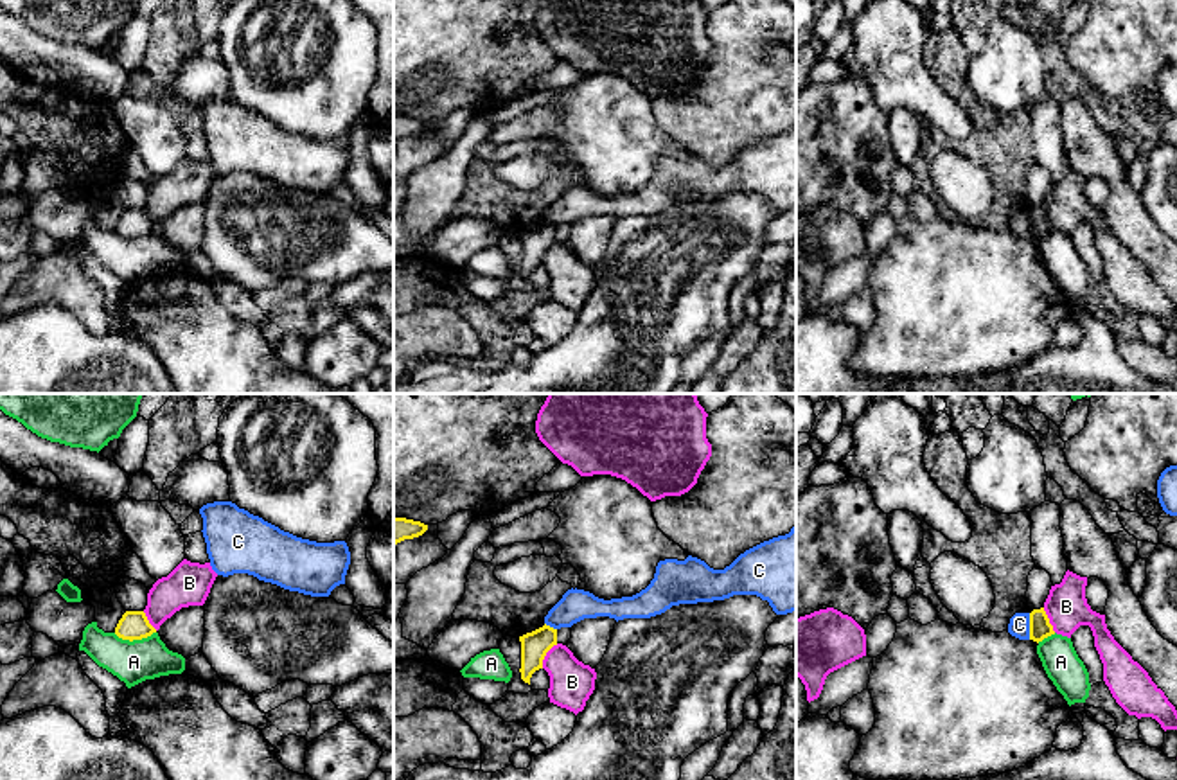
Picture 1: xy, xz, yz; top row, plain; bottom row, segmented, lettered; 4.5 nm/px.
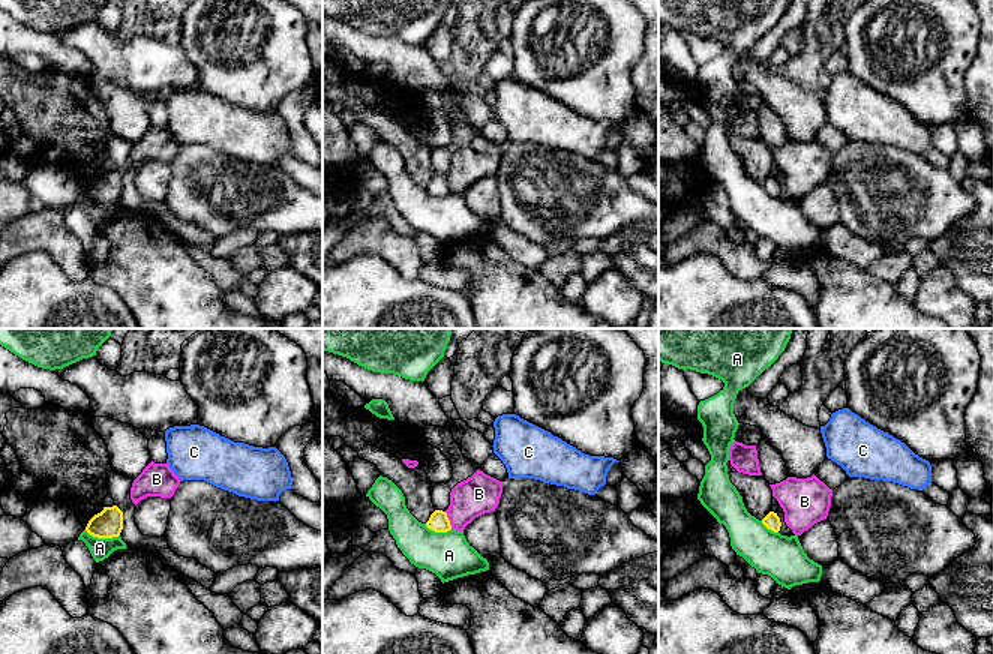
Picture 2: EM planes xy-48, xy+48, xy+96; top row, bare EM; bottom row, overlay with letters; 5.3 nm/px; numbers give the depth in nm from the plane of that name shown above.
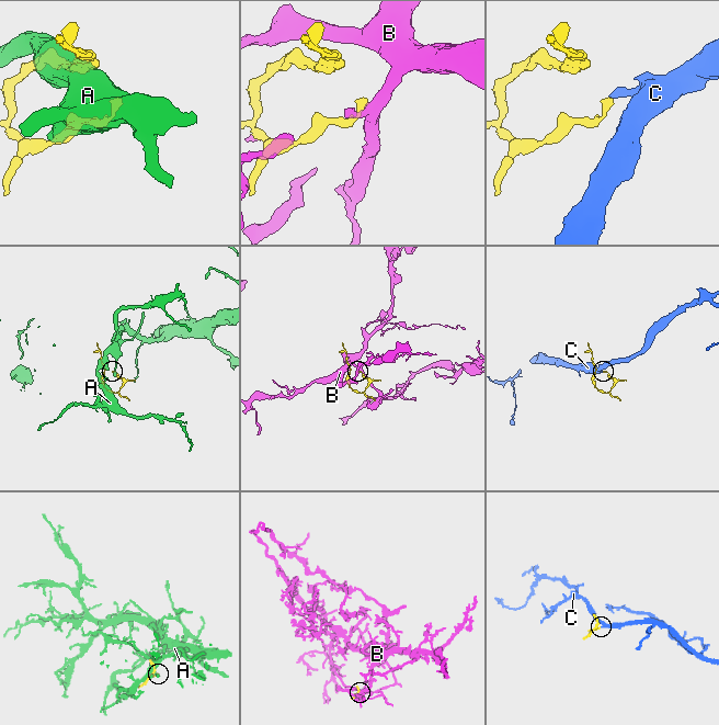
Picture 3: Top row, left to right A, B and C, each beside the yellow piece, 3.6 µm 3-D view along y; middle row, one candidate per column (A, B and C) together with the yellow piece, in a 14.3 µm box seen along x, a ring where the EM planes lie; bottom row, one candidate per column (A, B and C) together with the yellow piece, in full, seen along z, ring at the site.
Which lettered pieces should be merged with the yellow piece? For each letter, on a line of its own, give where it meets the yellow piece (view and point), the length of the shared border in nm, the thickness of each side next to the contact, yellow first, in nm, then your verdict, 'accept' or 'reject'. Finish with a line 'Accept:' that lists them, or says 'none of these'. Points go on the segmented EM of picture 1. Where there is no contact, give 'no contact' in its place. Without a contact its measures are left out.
A: contact xy (133, 638); length 190 nm; calibres 130 and 190 nm; reject
B: contact xz (545, 655); length 130 nm; calibres 130 and 200 nm; reject
C: contact yz (1030, 626); length 120 nm; calibres 100 and 100 nm; reject
Accept: none of these

